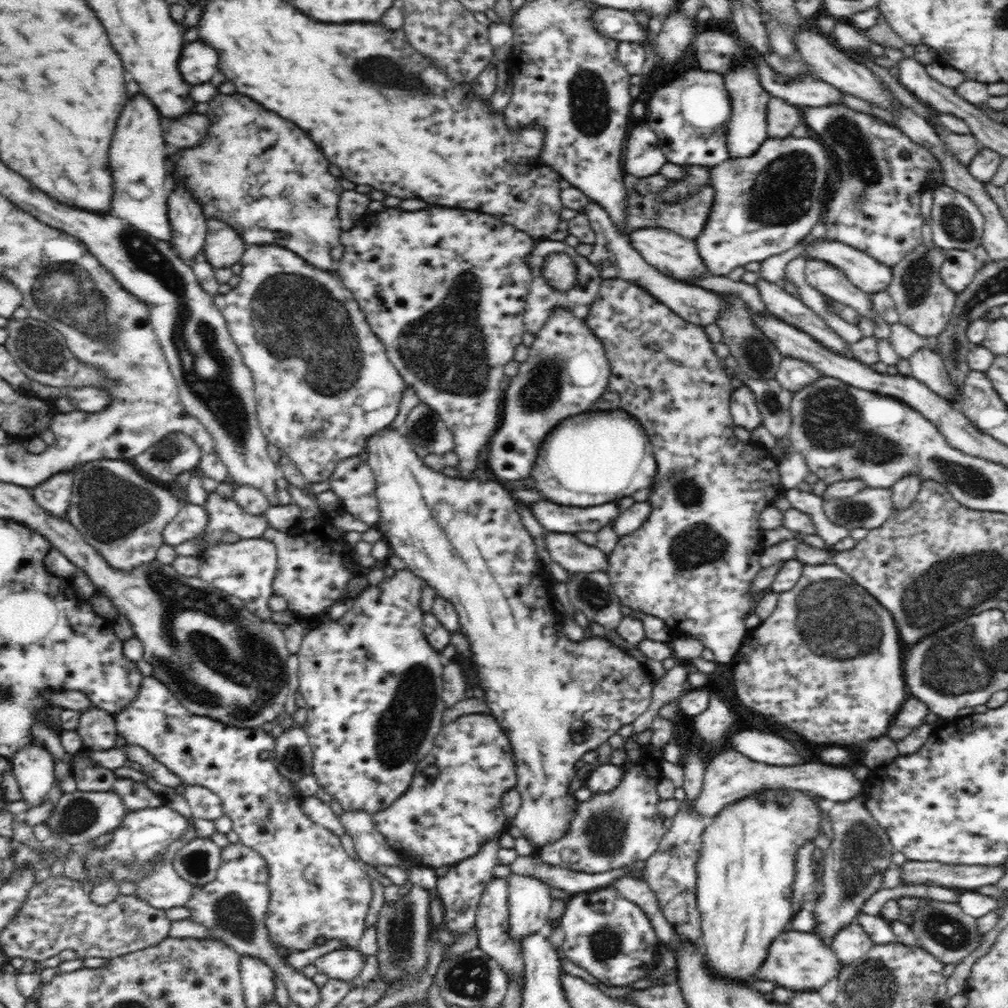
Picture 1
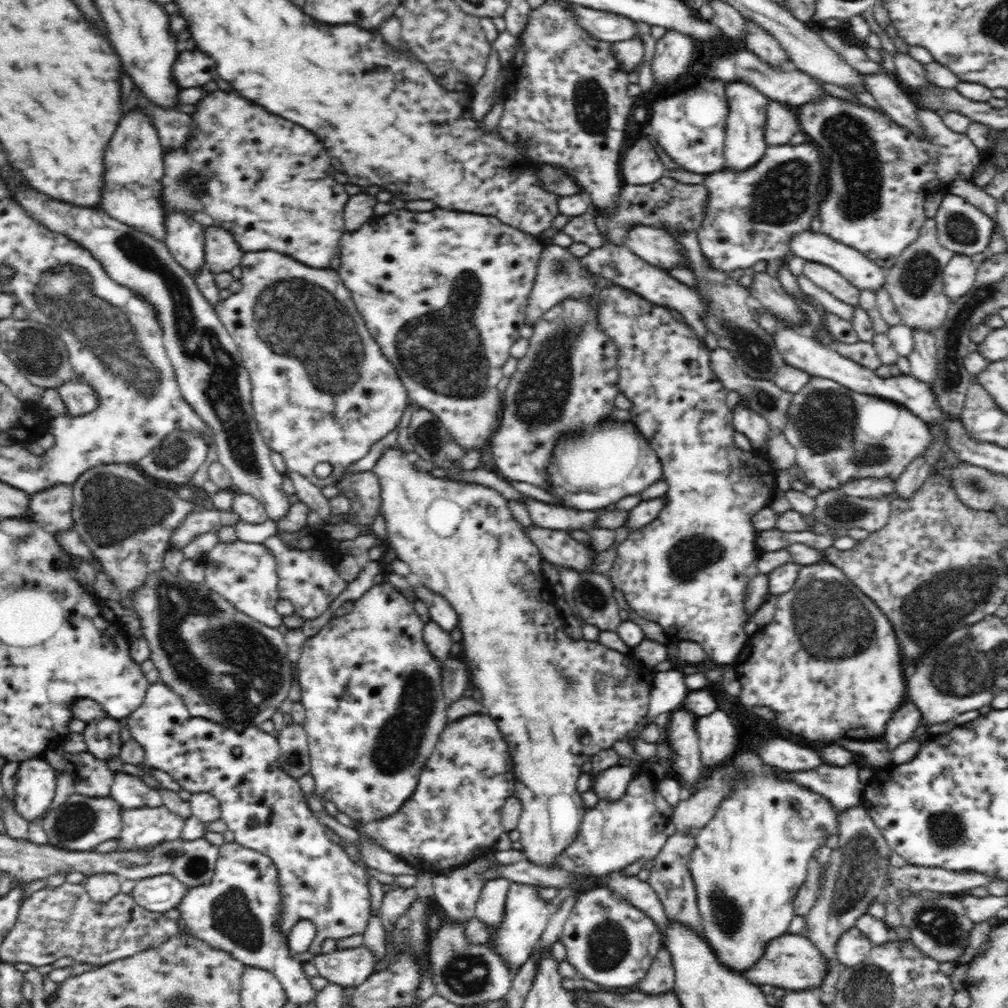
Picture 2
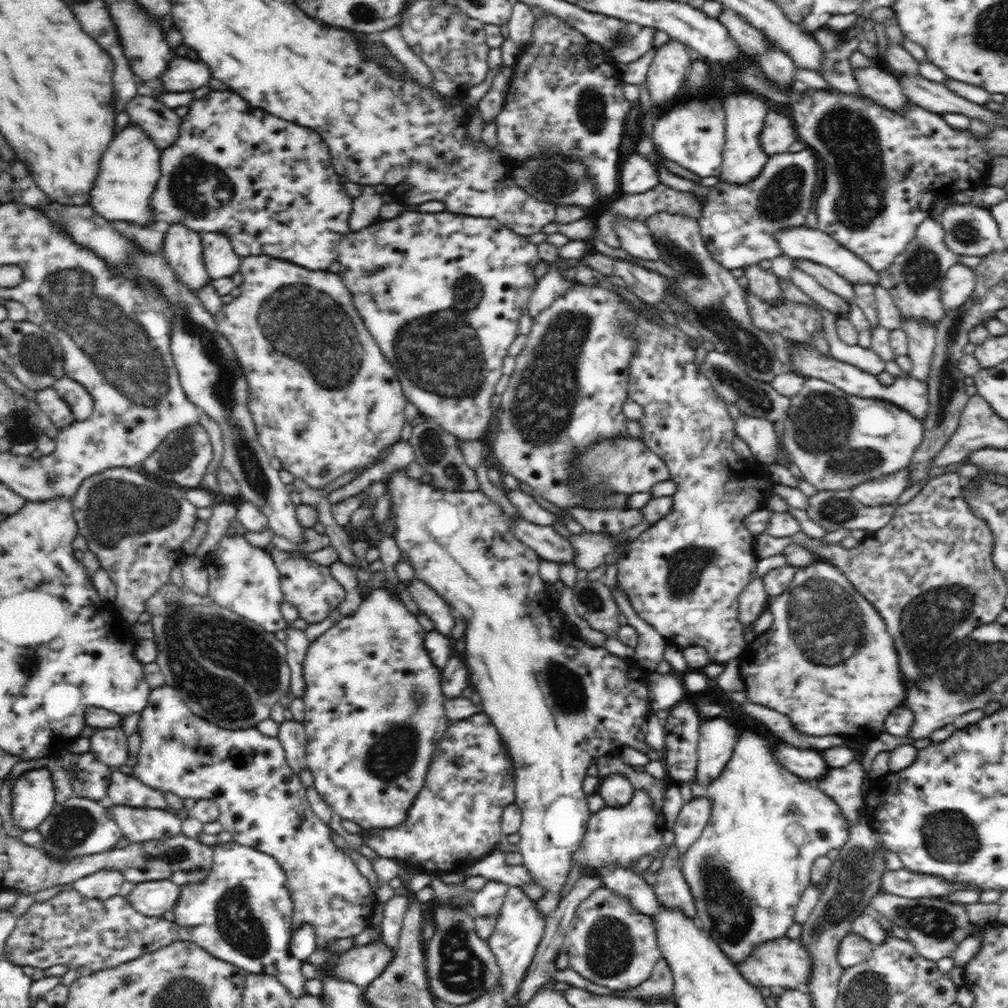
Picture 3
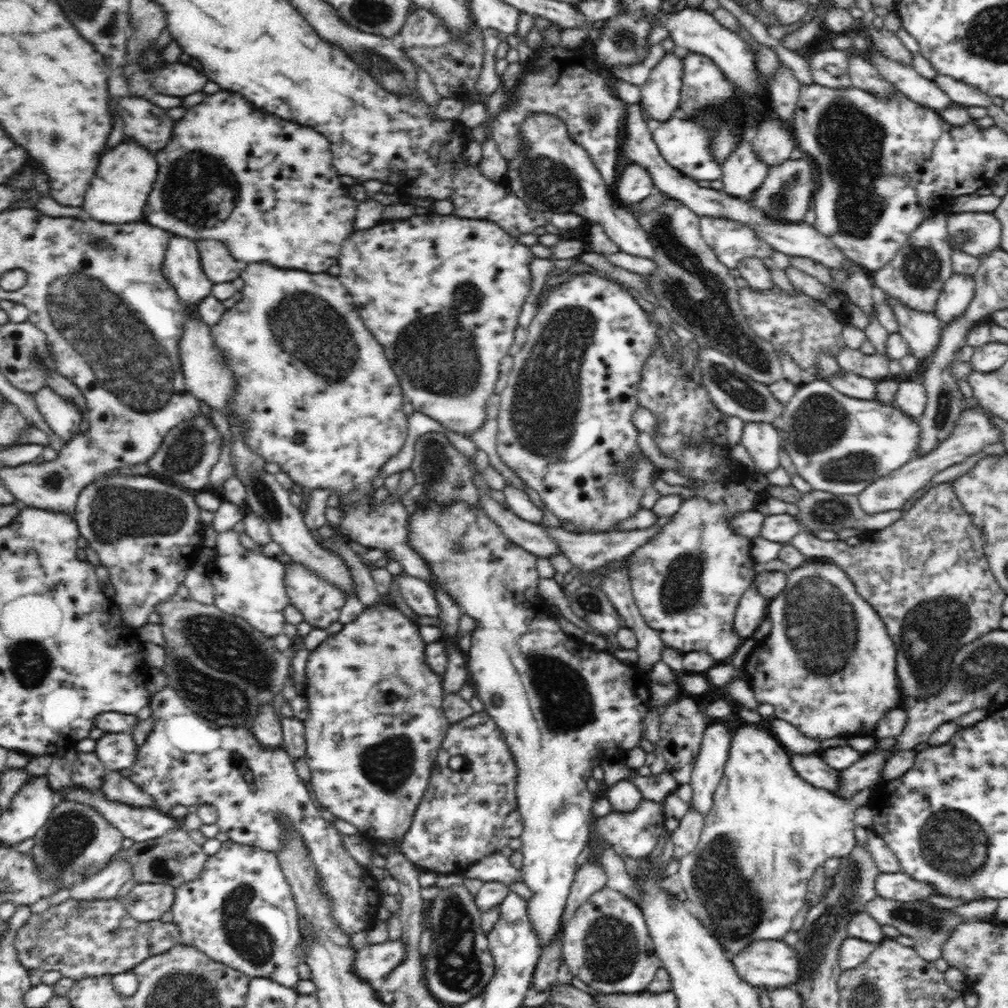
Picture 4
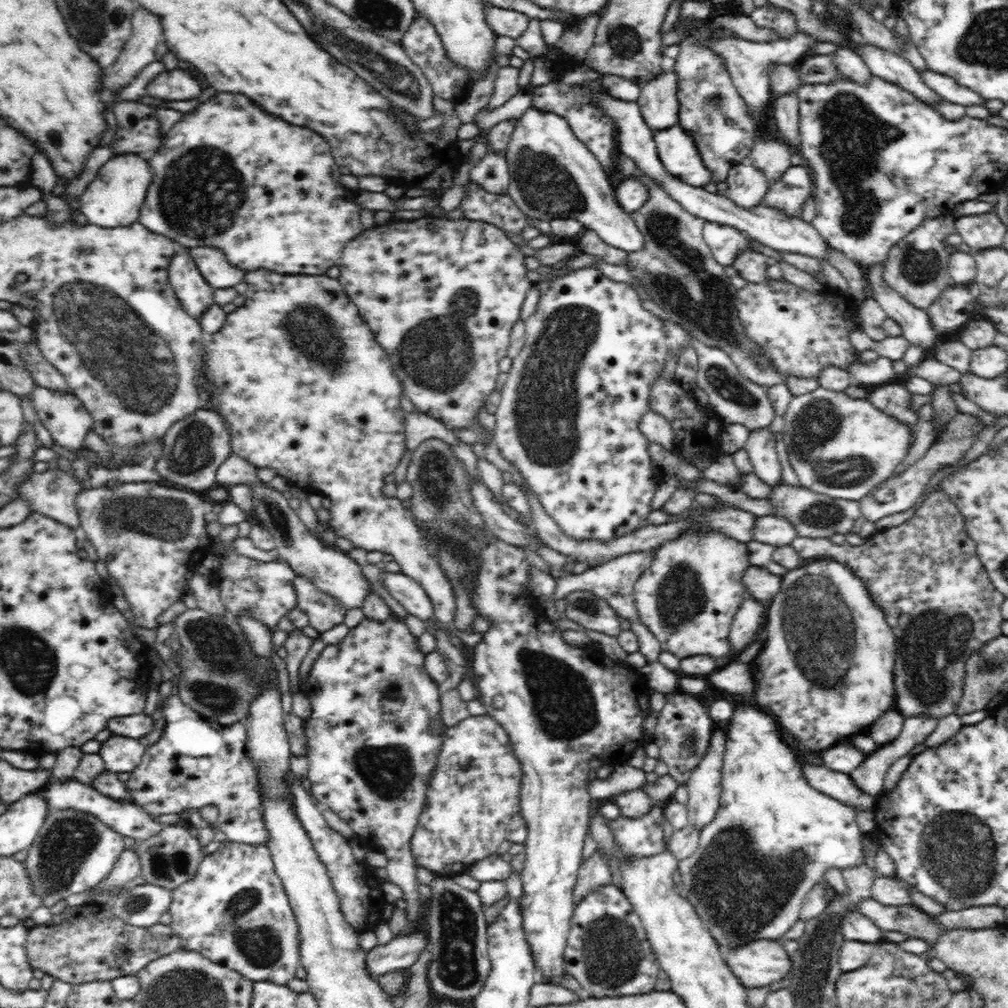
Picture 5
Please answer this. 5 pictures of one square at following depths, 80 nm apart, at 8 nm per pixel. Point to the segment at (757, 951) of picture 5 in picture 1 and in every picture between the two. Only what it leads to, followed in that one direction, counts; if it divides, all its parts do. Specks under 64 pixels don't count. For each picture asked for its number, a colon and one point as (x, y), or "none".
1: (798, 961)
2: (791, 962)
3: (780, 964)
4: (774, 964)

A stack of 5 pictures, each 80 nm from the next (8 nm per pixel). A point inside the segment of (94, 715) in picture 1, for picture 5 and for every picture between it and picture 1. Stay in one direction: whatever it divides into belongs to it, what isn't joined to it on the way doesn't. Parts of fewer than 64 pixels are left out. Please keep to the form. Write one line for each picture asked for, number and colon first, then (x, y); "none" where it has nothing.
2: (102, 736)
3: (110, 746)
4: (117, 751)
5: (120, 754)

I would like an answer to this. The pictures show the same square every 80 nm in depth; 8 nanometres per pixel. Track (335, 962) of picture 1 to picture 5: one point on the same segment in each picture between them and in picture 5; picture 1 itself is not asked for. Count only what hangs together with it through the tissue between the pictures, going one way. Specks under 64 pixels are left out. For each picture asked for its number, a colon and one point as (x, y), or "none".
2: (350, 967)
3: (361, 964)
4: (373, 962)
5: (402, 951)

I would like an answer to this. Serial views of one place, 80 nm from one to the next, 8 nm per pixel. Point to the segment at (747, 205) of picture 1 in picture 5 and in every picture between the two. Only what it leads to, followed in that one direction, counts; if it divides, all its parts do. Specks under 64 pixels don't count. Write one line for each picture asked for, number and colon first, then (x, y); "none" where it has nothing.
2: (751, 216)
3: (738, 223)
4: (787, 193)
5: (788, 194)

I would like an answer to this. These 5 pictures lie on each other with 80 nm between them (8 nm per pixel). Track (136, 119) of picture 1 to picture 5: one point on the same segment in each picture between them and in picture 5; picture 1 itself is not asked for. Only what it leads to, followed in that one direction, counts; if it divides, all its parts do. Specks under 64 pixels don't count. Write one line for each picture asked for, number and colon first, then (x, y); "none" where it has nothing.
2: (133, 164)
3: (129, 169)
4: (118, 193)
5: (115, 197)

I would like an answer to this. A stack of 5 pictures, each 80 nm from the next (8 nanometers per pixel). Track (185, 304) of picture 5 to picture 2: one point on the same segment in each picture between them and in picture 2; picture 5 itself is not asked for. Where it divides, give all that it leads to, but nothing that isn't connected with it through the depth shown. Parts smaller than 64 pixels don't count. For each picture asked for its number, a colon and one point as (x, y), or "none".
2: (185, 238)
3: (182, 247)
4: (182, 267)

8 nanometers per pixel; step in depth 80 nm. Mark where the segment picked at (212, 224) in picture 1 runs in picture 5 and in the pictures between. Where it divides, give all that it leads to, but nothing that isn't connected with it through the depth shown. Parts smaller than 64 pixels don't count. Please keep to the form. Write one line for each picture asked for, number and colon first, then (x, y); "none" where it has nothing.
2: (222, 254)
3: (220, 261)
4: (217, 262)
5: (217, 271)

